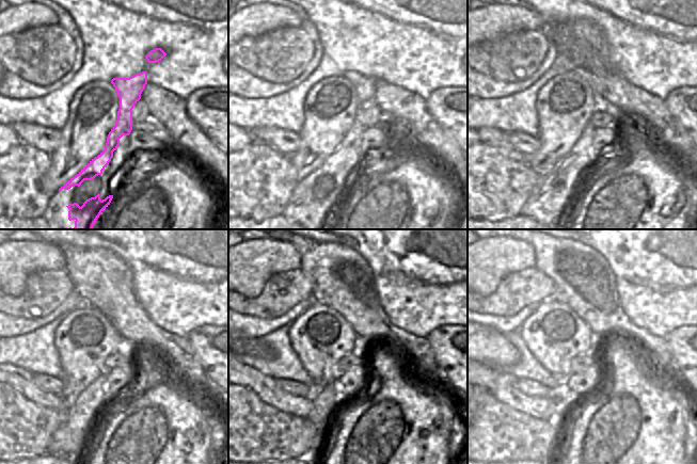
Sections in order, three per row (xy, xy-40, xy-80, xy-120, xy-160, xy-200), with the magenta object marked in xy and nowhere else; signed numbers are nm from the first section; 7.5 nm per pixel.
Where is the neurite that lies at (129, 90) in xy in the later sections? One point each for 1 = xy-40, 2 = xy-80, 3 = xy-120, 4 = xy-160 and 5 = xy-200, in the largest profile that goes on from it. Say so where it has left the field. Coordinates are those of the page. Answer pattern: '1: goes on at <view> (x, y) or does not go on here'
1: goes on at xy-40 (345, 155)
2: goes on at xy-80 (552, 185)
3: goes on at xy-120 (92, 402)
4: goes on at xy-160 (327, 402)
5: goes on at xy-200 (564, 409)

